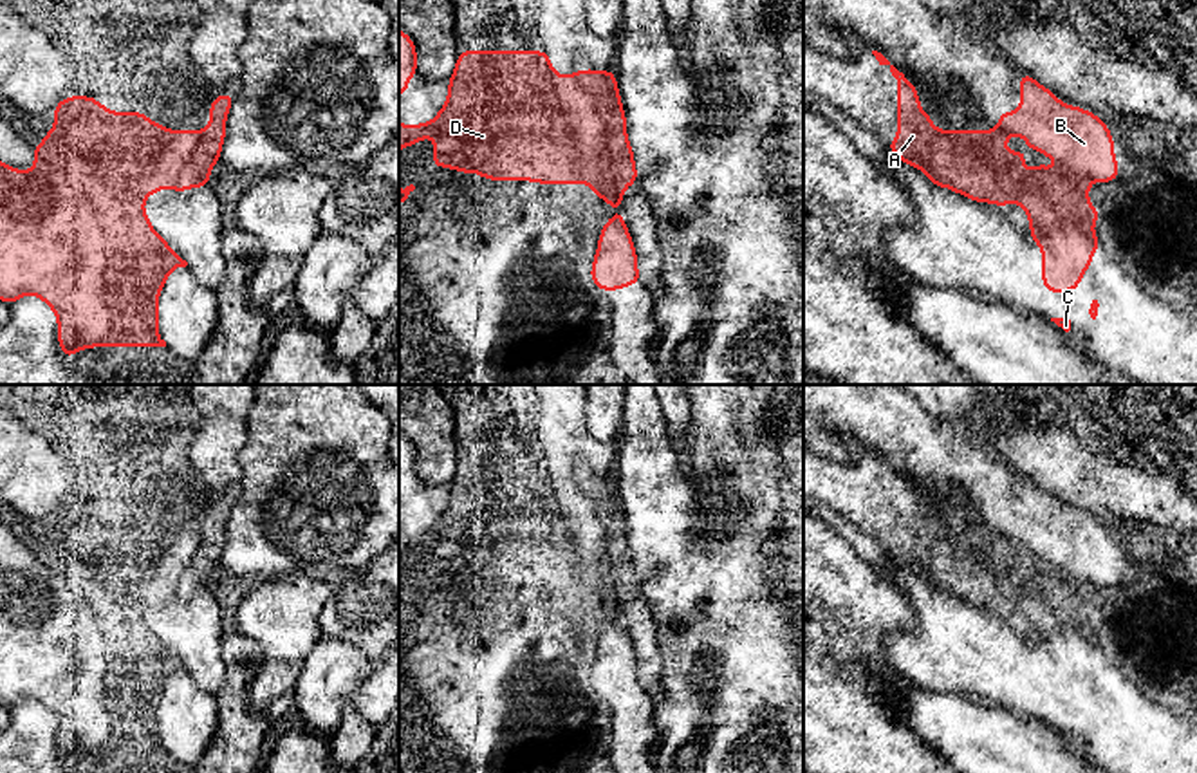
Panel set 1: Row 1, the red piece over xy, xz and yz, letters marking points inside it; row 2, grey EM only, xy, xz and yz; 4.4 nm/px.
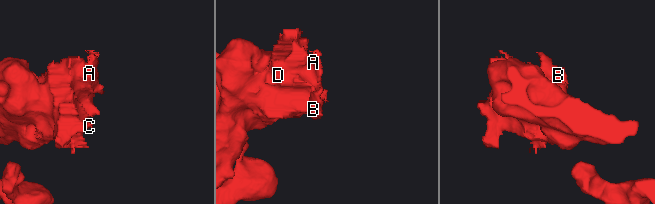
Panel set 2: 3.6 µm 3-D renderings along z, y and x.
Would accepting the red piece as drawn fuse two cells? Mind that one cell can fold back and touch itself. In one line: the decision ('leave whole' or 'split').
split

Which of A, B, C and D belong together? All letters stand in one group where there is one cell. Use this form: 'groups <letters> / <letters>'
groups A / B C D

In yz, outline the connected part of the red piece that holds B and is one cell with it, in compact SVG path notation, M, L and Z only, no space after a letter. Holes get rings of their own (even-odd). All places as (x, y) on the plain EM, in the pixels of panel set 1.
M1029 477L1018 482L1020 515L998 517L995 535L941 535L937 556L895 556L906 571L917 571L935 592L951 592L971 607L991 607L1004 612L1016 607L1029 621L1029 641L1042 652L1042 688L1047 697L1074 697L1081 679L1092 670L1092 656L1101 654L1094 639L1100 614L1089 609L1089 589L1119 583L1114 562L1114 542L1103 524L1076 509L1063 509L1047 491L1042 491ZM1015 538L1031 551L1024 556L1006 556L1006 544ZM1035 553L1060 567L1047 574L1044 567L1024 576L1024 562Z

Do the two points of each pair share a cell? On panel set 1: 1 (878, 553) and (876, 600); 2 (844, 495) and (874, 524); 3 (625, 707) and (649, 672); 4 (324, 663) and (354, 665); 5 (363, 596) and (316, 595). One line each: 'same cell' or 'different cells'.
1: different cells
2: same cell
3: different cells
4: same cell
5: different cells

